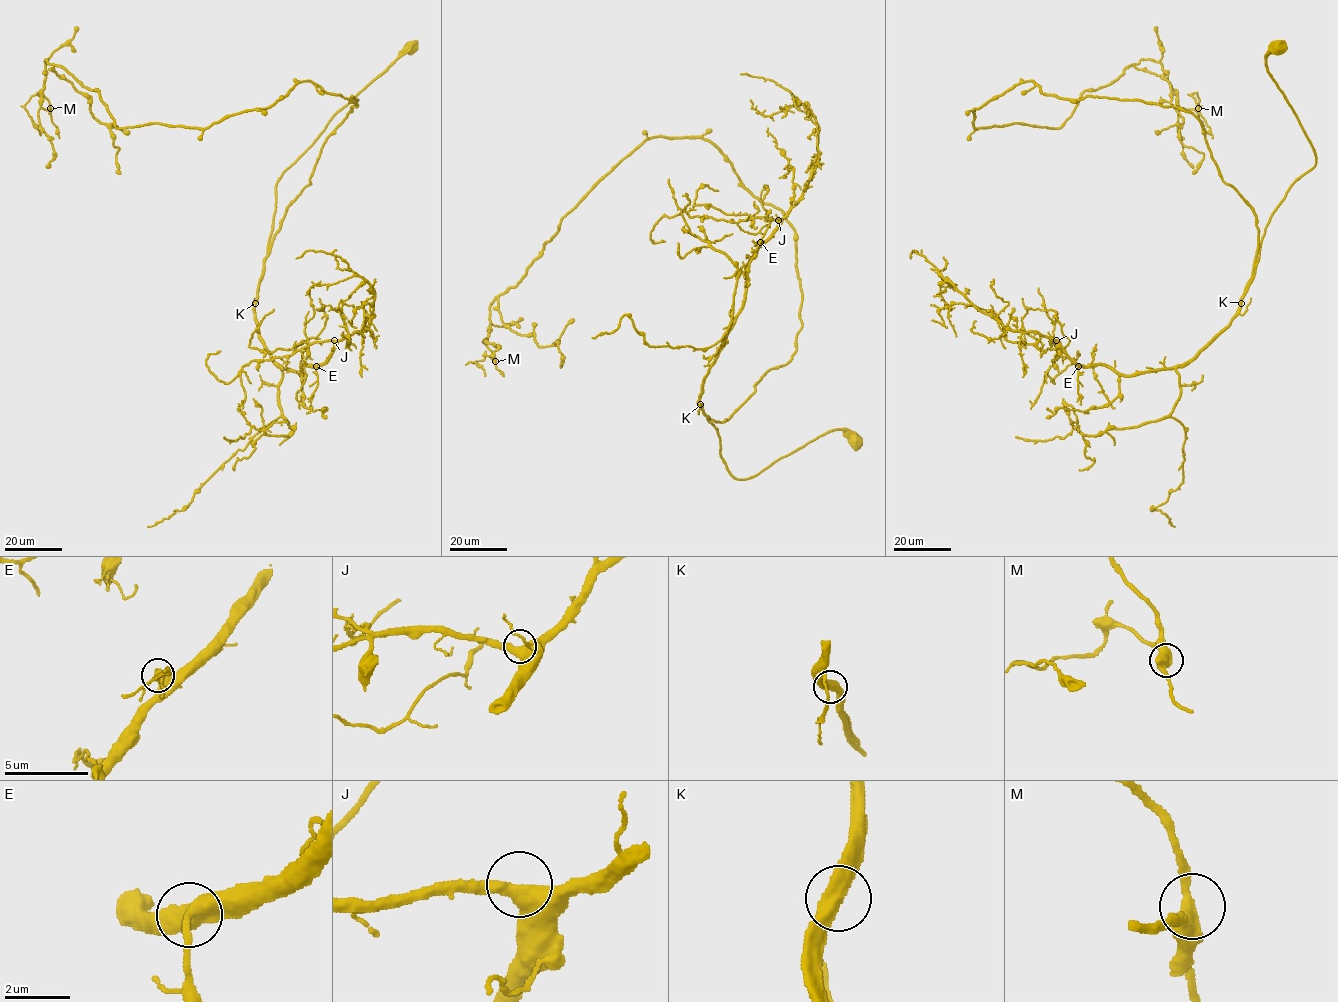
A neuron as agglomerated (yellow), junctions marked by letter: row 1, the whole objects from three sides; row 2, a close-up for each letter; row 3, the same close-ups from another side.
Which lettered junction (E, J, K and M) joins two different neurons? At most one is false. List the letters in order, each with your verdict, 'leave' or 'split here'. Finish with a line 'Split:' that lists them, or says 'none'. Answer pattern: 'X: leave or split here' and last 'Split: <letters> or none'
E: leave
J: leave
K: leave
M: leave
Split: none

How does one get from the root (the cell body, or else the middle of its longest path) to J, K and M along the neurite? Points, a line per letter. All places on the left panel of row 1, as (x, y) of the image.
J: (411, 49), (276, 185), (260, 338), (300, 375), (334, 340)
K: (411, 49), (401, 54), (343, 106), (316, 141), (282, 174), (275, 187), (275, 212), (255, 303)
M: (411, 49), (282, 174), (264, 262), (357, 100), (303, 80), (206, 128), (117, 128), (45, 59), (50, 108)

